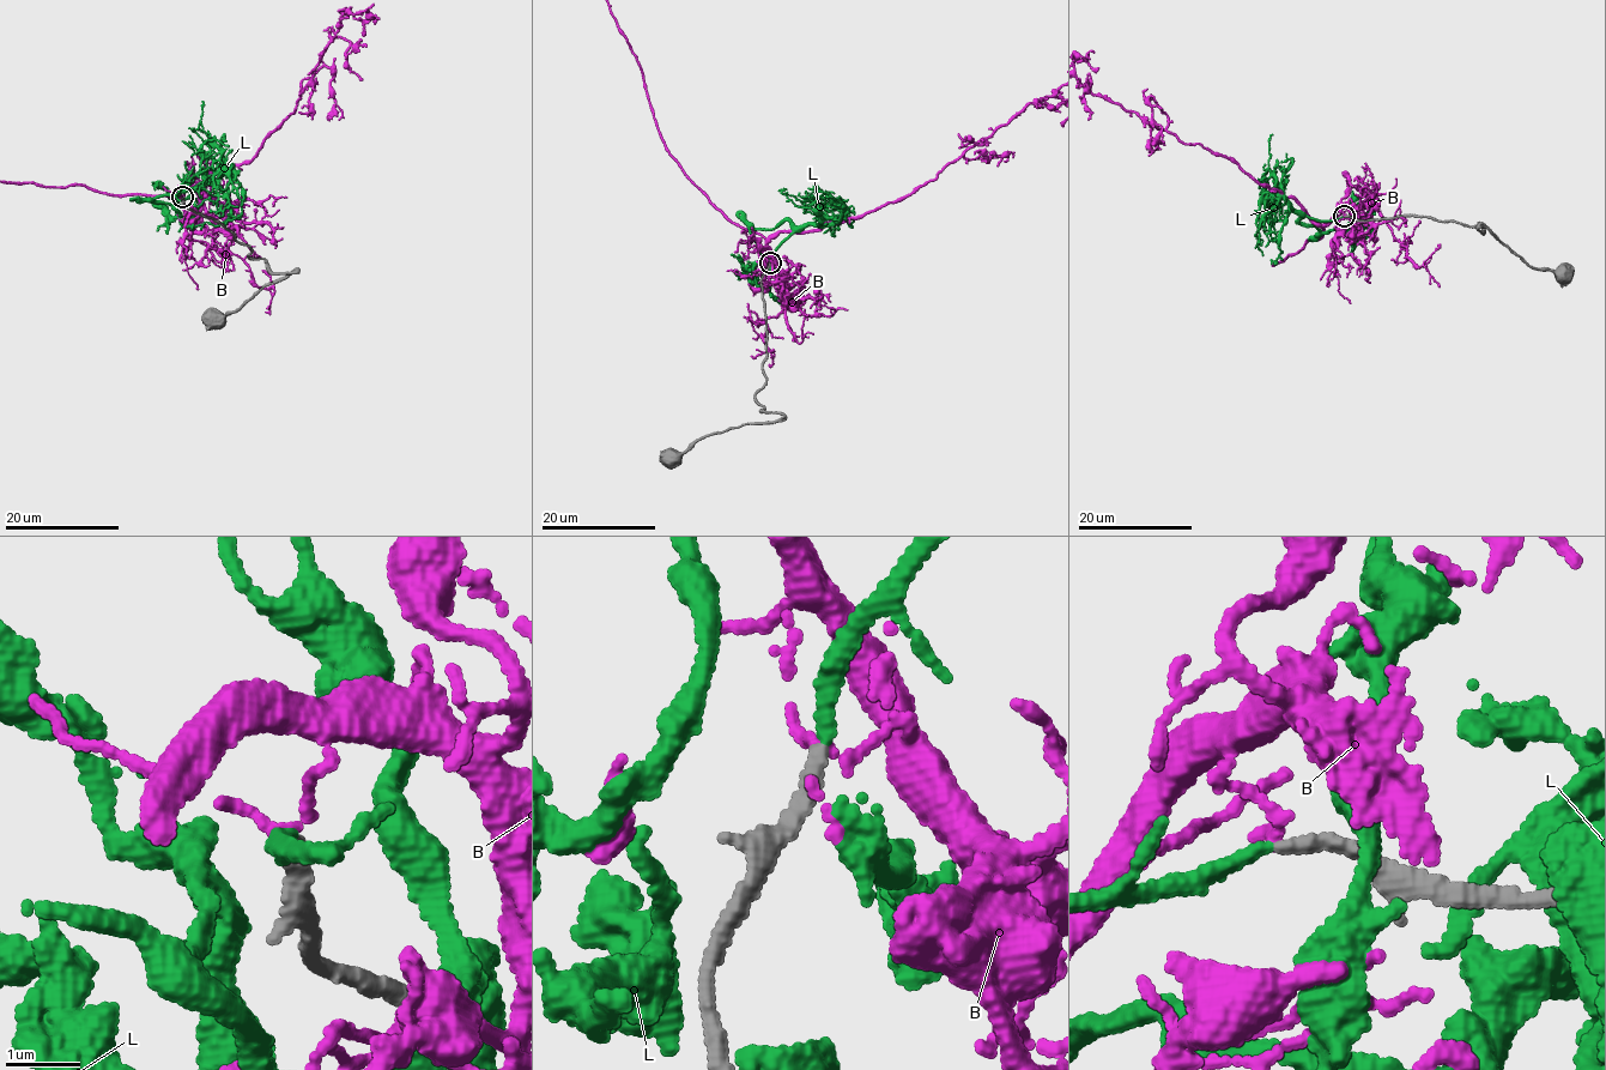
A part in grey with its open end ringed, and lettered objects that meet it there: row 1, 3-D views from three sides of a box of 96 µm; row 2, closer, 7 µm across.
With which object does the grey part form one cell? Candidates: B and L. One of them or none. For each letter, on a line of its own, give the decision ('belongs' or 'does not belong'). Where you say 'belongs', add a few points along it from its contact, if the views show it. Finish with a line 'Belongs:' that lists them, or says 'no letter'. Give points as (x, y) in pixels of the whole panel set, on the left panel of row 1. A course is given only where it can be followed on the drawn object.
B: does not belong
L: belongs; course (182, 198), (193, 191), (153, 199), (180, 212), (185, 225), (189, 225), (179, 204), (152, 181)
Belongs: L

